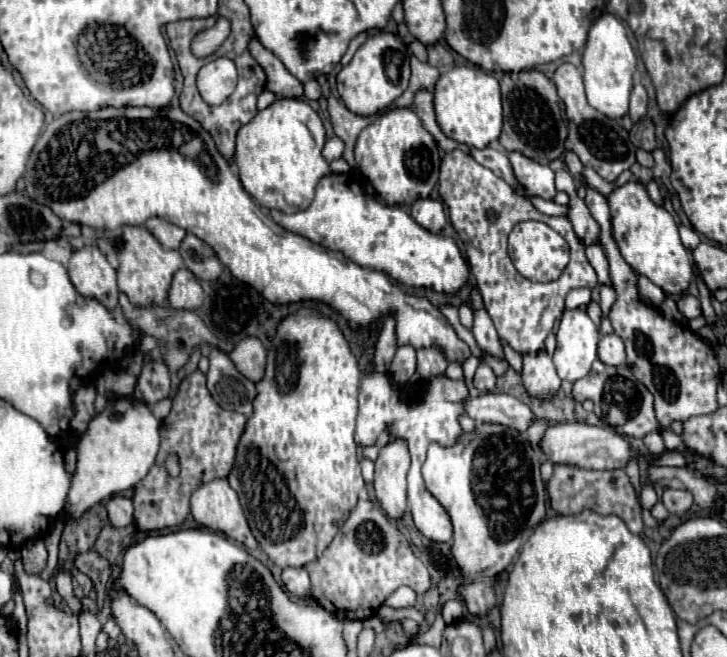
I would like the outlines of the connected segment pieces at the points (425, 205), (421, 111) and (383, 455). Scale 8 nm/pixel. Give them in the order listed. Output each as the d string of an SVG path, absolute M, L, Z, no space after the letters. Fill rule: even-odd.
M423 198L423 200L417 200L413 206L411 206L411 216L413 220L417 220L417 224L421 224L425 230L429 232L441 232L447 224L447 218L445 218L445 208L439 200L431 200L431 198Z
M421 88L421 90L415 94L415 98L413 98L411 110L419 116L423 128L437 140L437 144L439 144L445 152L449 152L449 150L453 150L453 148L463 148L463 150L467 148L467 146L459 146L455 140L449 140L449 138L441 132L441 128L439 128L439 124L437 124L437 120L435 120L433 92L431 92L431 90Z
M401 438L383 446L375 460L375 494L391 518L401 518L407 510L409 464L409 448Z

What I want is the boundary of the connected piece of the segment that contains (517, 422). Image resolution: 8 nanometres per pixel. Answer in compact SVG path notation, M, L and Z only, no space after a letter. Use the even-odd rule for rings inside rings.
M487 392L475 398L469 396L469 400L465 400L465 414L477 424L495 422L519 432L525 432L537 420L527 404L519 402L515 396L497 392Z

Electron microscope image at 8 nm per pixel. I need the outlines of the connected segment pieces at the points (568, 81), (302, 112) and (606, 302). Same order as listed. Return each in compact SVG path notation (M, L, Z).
M563 62L555 70L551 80L557 86L559 98L565 104L565 114L569 120L569 136L565 140L565 148L575 152L579 156L579 160L587 168L593 168L603 180L613 182L623 170L629 170L635 164L635 146L631 144L627 130L621 126L619 120L607 118L605 114L597 112L595 108L591 108L587 104L585 90L583 90L583 78L573 64Z
M275 100L237 132L235 162L239 168L239 180L265 210L275 208L285 214L305 210L313 202L315 186L321 176L331 172L327 160L321 154L323 146L323 122L305 100Z
M599 284L599 294L601 294L601 302L599 302L599 306L601 306L603 314L607 314L609 308L611 308L611 304L615 302L615 292L613 292L613 288L607 286L607 284Z

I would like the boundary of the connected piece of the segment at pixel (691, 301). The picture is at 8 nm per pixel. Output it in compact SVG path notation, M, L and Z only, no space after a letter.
M687 294L687 296L679 298L677 304L679 304L679 310L685 314L685 318L693 320L693 318L699 318L701 316L701 304L699 304L699 300L695 296Z

